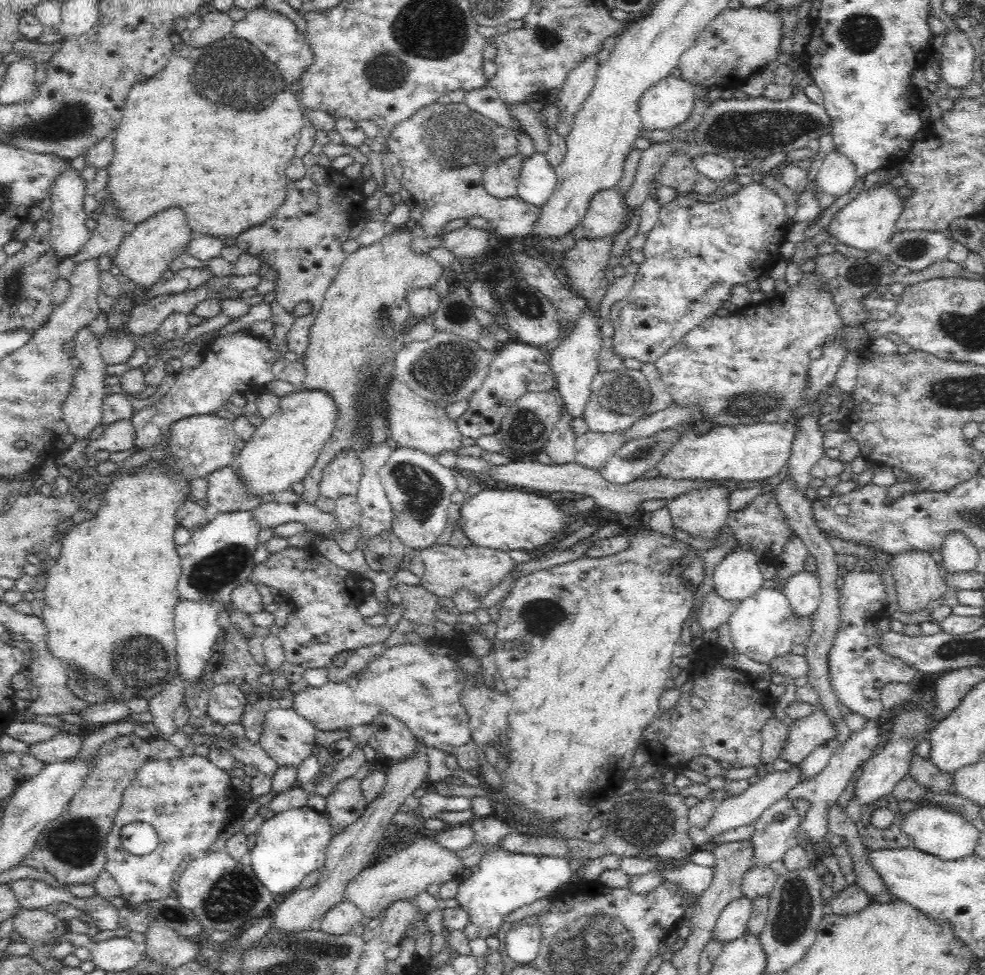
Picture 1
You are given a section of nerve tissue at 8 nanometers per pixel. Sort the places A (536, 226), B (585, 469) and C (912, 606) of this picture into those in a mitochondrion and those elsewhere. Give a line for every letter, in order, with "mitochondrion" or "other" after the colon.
A: other
B: other
C: other

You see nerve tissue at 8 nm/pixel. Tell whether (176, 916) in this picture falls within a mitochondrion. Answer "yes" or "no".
yes

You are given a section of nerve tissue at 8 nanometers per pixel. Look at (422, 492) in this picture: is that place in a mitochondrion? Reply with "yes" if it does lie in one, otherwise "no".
yes

